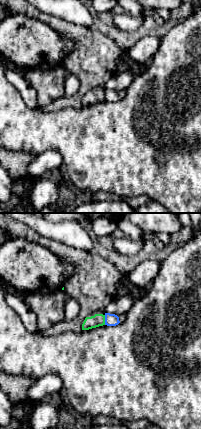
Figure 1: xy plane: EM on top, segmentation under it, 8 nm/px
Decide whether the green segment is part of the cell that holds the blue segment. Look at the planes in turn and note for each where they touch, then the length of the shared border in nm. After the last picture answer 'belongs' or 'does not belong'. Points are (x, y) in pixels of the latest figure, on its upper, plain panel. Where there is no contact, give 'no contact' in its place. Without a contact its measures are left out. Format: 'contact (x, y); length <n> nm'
contact (105, 96); length 80 nm

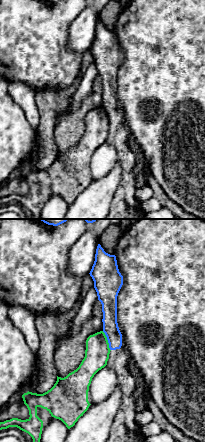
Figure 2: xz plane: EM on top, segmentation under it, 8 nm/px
contact (108, 117); length 170 nm

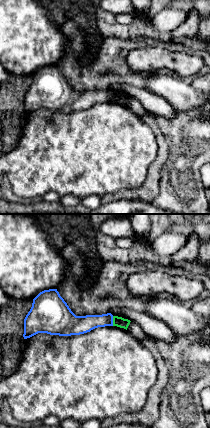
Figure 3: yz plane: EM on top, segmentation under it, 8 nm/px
contact (112, 97); length 80 nm

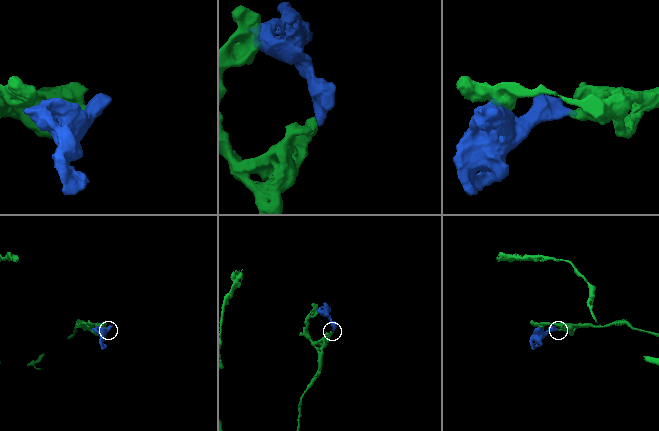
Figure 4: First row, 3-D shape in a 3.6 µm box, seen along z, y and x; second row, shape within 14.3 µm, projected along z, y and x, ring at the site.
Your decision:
does not belong

